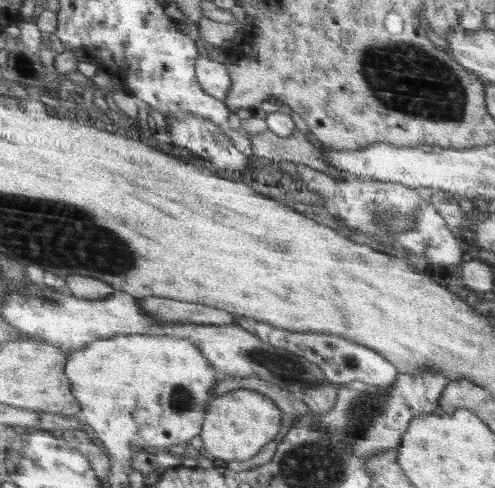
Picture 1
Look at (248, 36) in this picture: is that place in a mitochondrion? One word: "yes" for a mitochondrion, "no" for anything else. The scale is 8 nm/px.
no

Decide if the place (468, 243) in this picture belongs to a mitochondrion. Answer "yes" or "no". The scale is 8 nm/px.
no

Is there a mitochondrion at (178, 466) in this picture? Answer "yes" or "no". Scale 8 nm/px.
no

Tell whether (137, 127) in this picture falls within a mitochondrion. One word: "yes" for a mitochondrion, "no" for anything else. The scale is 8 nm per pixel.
no

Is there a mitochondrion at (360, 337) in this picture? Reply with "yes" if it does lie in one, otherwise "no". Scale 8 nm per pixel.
no

